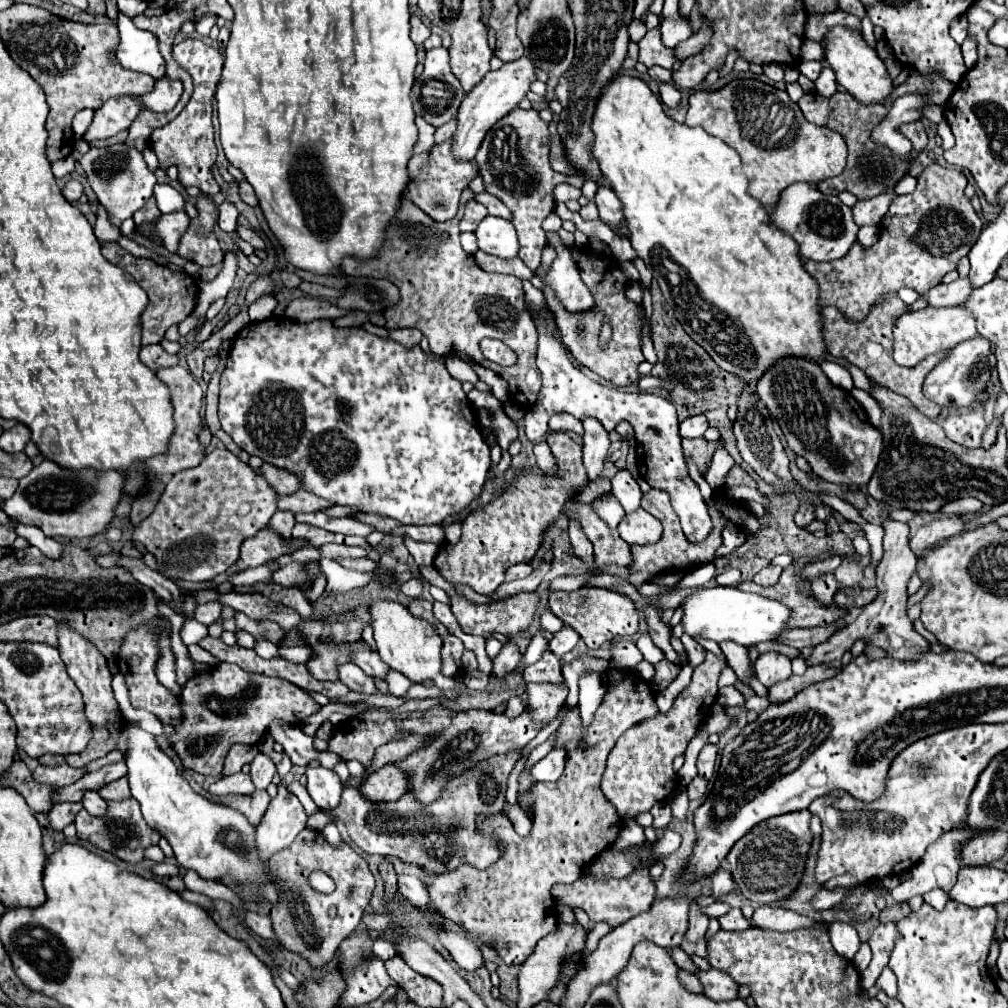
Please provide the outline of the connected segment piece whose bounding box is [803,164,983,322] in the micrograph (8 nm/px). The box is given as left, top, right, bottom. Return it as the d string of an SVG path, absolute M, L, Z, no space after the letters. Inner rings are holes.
M931 164L917 176L915 192L893 198L889 212L883 216L883 222L879 226L877 244L865 248L859 242L855 242L843 258L837 258L837 260L831 260L831 262L805 260L803 262L805 270L819 282L817 304L819 306L835 306L851 322L861 322L861 320L867 318L869 310L877 302L889 298L891 294L897 294L899 288L913 288L915 292L923 294L925 290L937 286L947 272L957 268L959 258L969 254L977 236L983 230L981 218L975 214L971 202L963 194L965 186L967 186L967 178L959 170L951 170L951 168L943 168L939 164Z

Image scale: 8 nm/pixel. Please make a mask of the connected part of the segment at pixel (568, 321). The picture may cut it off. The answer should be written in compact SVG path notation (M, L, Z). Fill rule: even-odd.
M573 248L573 256L577 260L577 266L581 270L581 278L595 296L597 302L597 312L593 314L565 314L561 306L557 306L557 298L549 294L549 290L543 290L545 298L549 300L549 308L557 314L557 330L561 332L561 342L571 350L575 360L605 380L613 382L615 386L629 386L639 378L637 364L643 362L643 352L641 352L641 316L639 308L625 298L623 288L627 284L627 276L621 272L617 260L611 256L607 258L605 254L599 254L597 258L589 258L585 250ZM601 318L609 318L613 326L613 336L607 348L601 348L597 342L597 330L601 328Z

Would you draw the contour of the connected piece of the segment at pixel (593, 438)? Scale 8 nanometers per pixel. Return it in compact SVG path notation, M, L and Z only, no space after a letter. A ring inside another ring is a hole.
M591 416L583 418L583 428L583 464L587 468L589 480L597 480L603 470L603 462L609 456L611 440L601 422Z

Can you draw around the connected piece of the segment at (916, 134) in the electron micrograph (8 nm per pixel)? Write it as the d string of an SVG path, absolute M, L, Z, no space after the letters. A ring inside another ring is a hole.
M917 120L917 122L907 122L907 124L901 125L899 130L903 132L905 136L909 136L909 140L913 142L913 154L911 154L911 158L913 158L919 150L923 150L923 148L927 146L927 134L925 134L925 130L923 130L921 120Z

